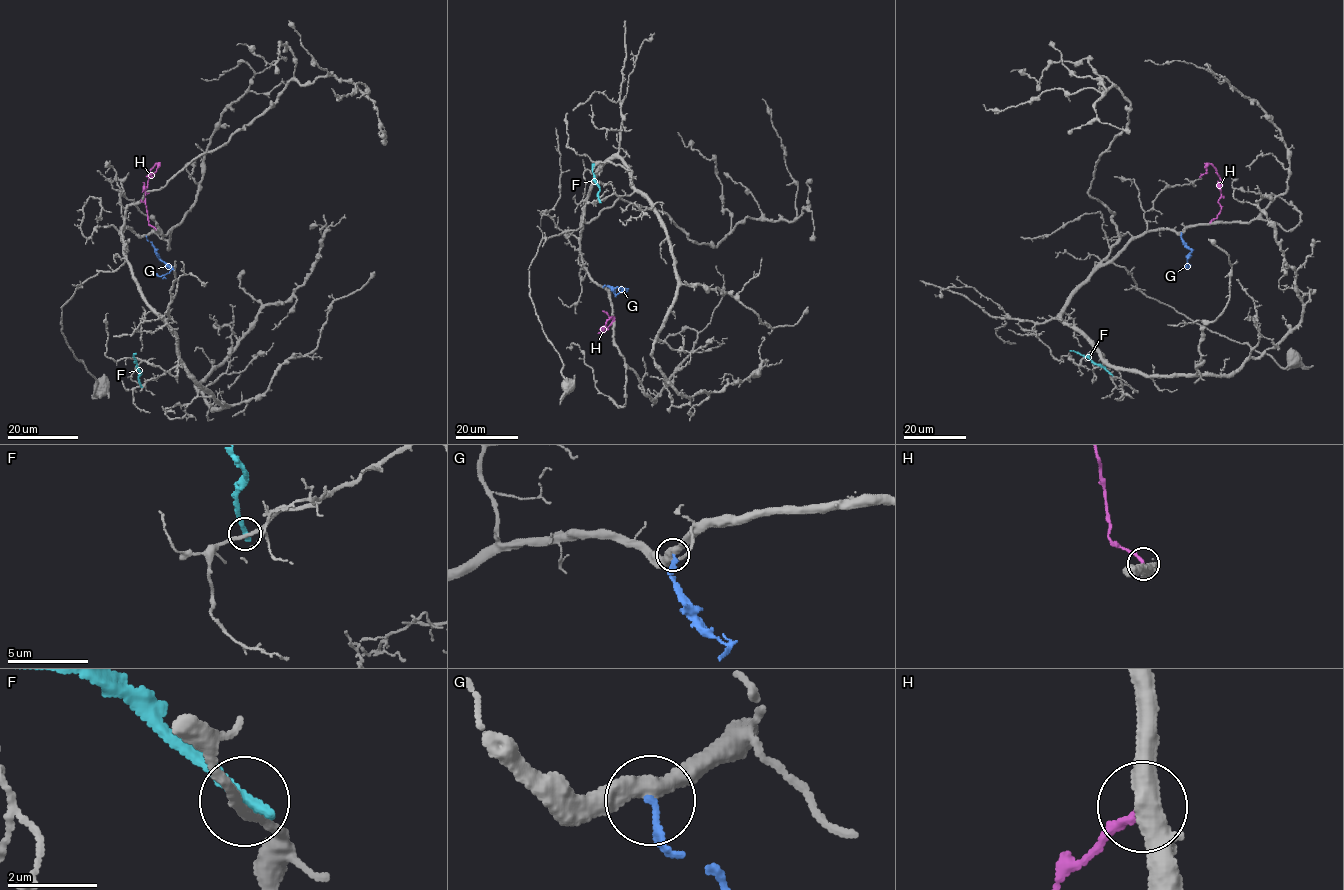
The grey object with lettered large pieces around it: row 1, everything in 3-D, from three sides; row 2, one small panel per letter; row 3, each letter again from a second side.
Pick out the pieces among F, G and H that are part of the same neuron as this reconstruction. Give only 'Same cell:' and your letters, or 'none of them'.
Same cell: H

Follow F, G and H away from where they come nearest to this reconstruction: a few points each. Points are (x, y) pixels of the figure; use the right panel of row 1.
F: (1111, 374), (1070, 350)
G: (1181, 233), (1185, 244), (1191, 249), (1186, 266), (1190, 264)
H: (1210, 222), (1221, 210), (1218, 202), (1221, 179), (1211, 164), (1199, 177)

